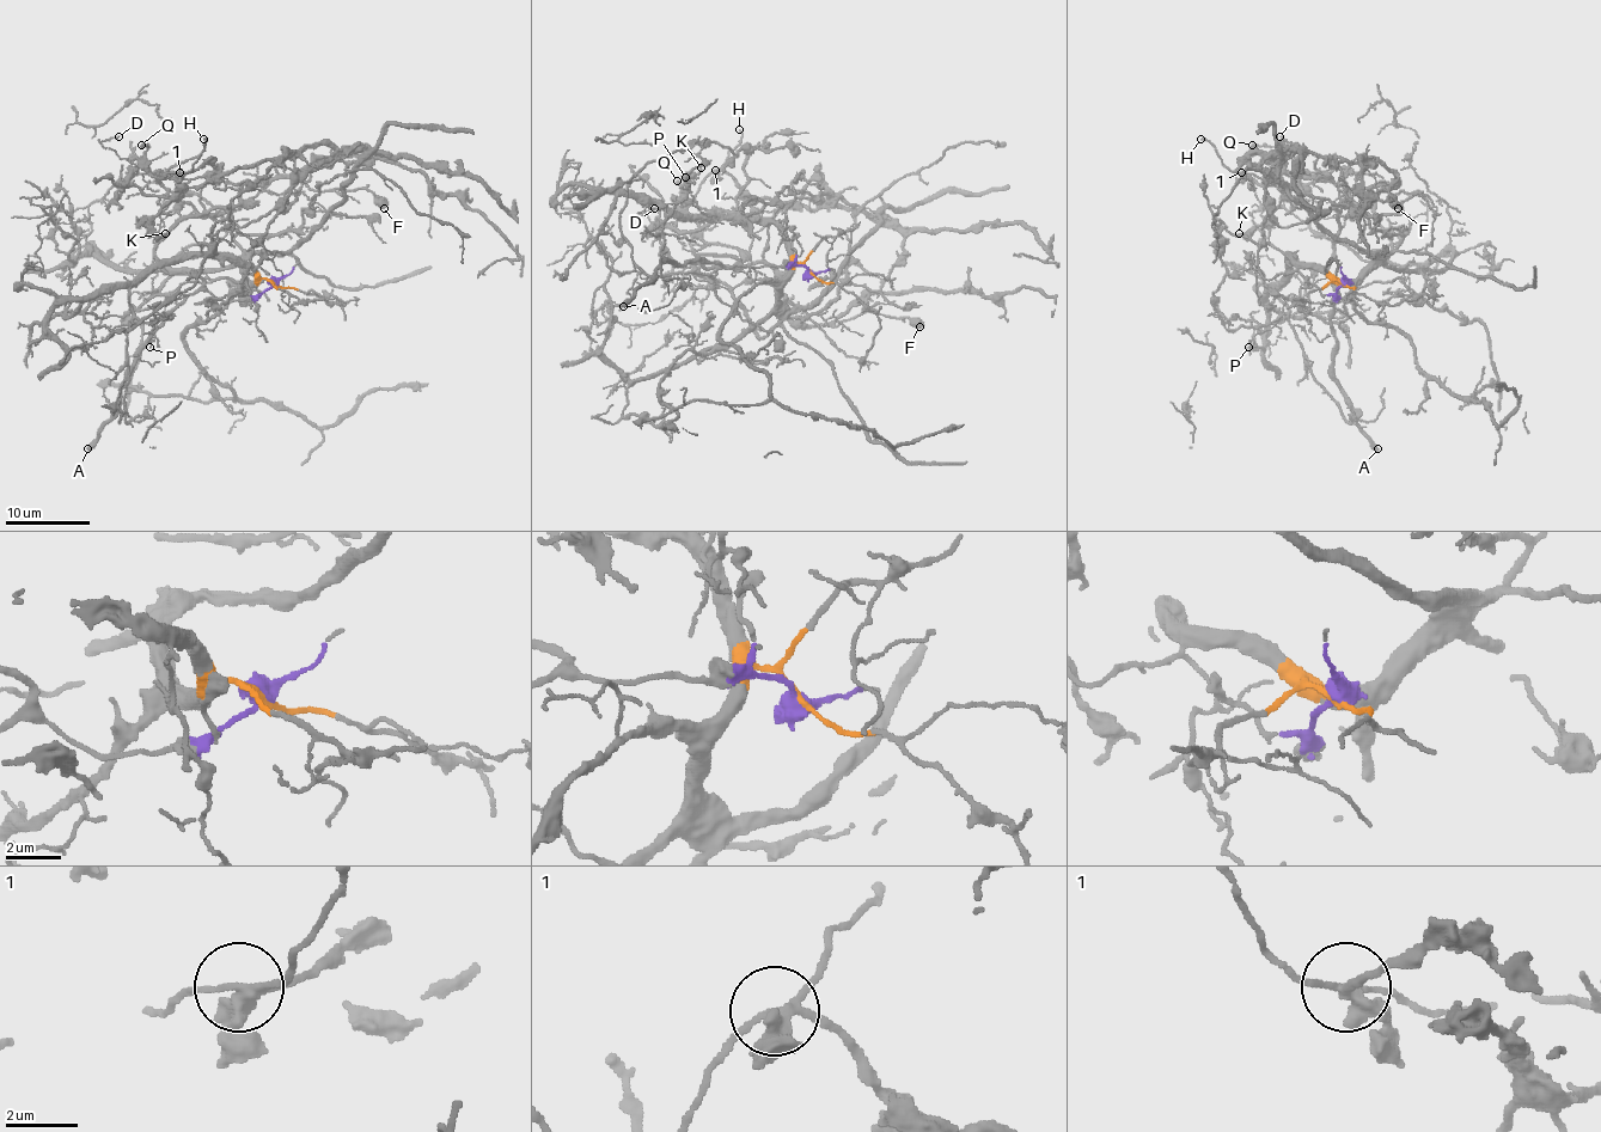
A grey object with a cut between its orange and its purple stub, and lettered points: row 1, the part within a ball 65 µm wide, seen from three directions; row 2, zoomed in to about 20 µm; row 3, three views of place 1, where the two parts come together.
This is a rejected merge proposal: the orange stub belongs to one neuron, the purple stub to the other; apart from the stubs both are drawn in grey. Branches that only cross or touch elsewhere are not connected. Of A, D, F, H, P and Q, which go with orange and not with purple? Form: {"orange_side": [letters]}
{"orange_side": ["D", "P"]}

